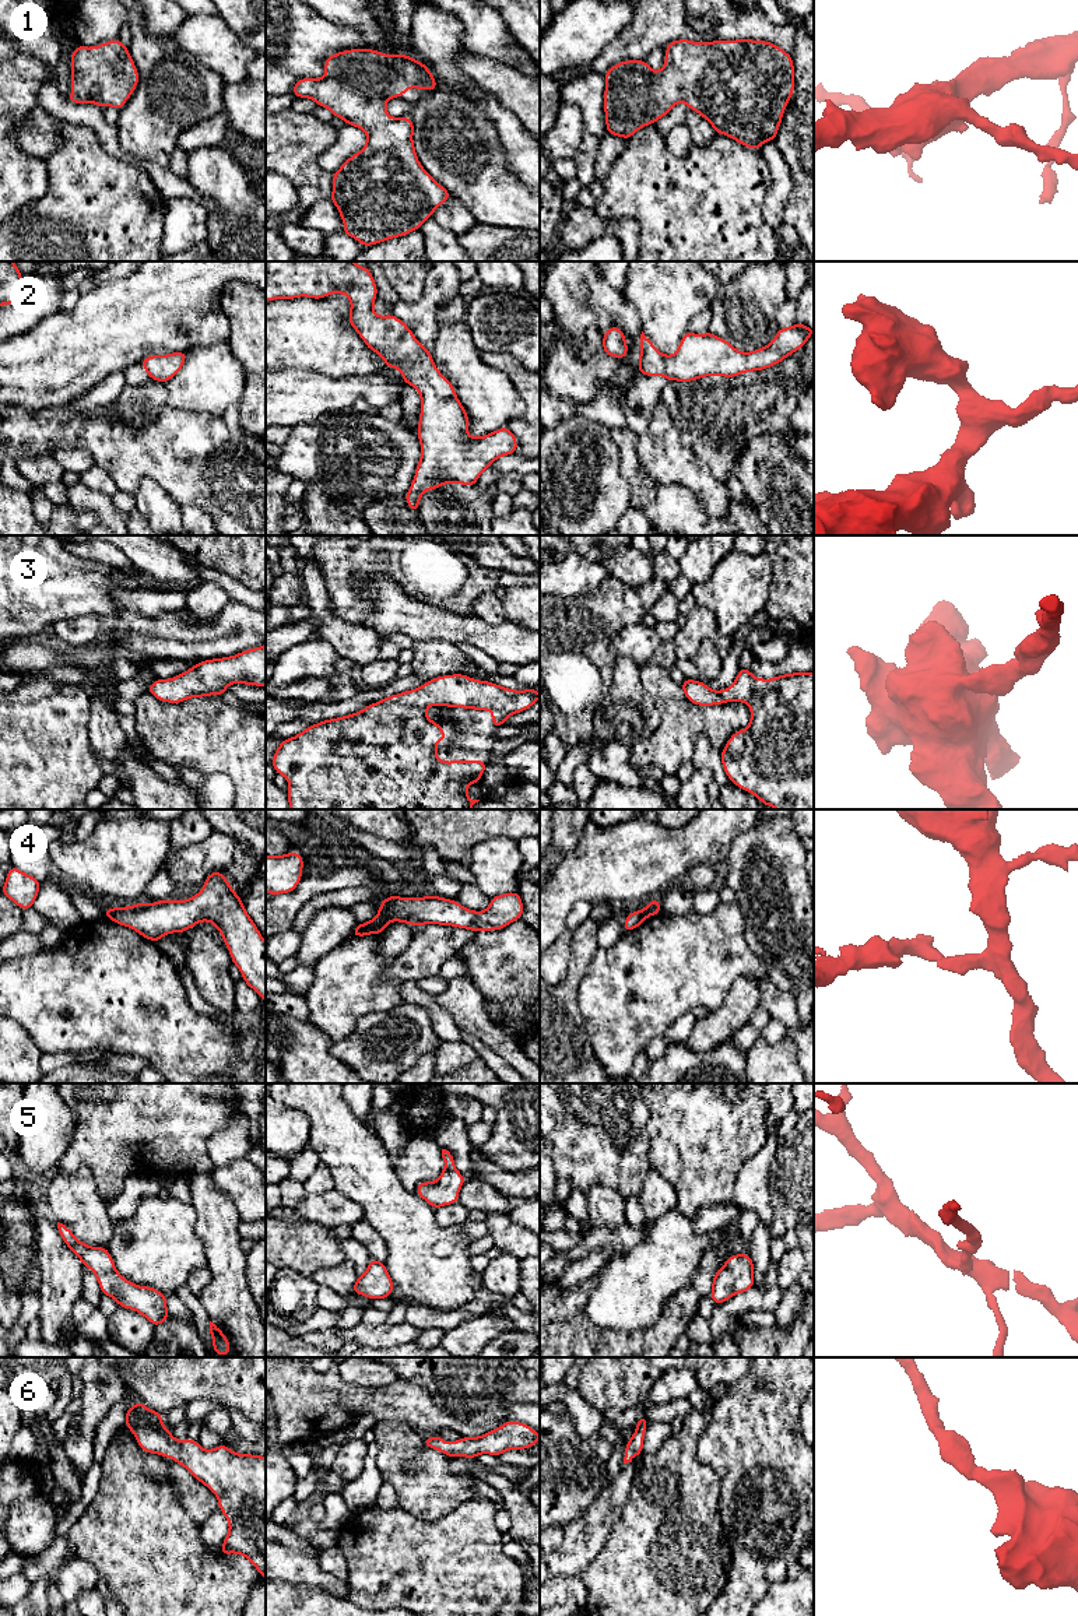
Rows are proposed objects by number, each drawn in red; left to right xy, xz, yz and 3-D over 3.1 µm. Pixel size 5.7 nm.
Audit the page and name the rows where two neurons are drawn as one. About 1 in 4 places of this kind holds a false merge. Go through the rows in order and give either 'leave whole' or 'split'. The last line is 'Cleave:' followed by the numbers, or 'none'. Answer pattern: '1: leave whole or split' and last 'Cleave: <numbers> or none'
1: leave whole
2: leave whole
3: leave whole
4: split
5: leave whole
6: leave whole
Cleave: 4

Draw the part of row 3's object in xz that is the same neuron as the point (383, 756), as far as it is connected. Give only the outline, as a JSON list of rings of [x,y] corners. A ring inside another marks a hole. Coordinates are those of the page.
[[[464,674],[442,675],[412,691],[387,696],[358,713],[309,726],[298,735],[281,741],[271,765],[275,773],[282,774],[289,783],[289,809],[471,809],[480,800],[470,800],[466,787],[481,781],[488,762],[440,760],[436,756],[436,742],[446,741],[447,737],[436,721],[428,719],[426,709],[435,705],[489,710],[492,727],[496,730],[512,714],[527,710],[538,699],[540,692],[534,688],[515,691]]]

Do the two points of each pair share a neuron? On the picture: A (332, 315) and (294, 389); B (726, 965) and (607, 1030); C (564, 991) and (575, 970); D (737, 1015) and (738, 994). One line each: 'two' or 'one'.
A: two
B: one
C: one
D: one

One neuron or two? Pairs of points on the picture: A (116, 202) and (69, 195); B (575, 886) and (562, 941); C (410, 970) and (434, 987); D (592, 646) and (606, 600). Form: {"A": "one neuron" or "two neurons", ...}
{"A": "one neuron", "B": "two neurons", "C": "two neurons", "D": "one neuron"}

